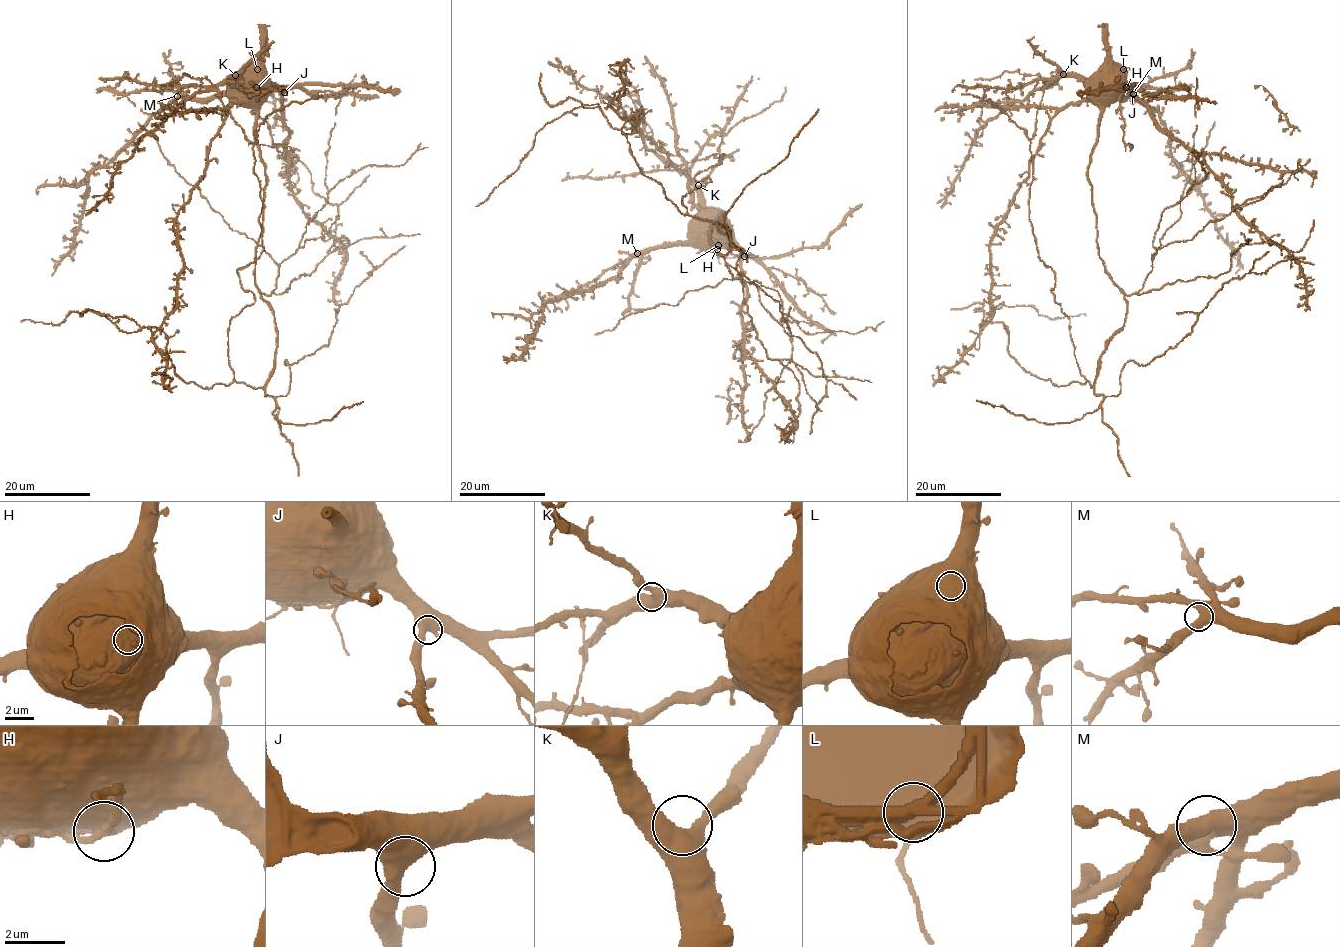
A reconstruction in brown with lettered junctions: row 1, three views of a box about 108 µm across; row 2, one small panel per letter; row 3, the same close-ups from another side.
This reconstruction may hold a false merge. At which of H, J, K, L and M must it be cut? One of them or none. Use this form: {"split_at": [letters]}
{"split_at": ["H"]}

